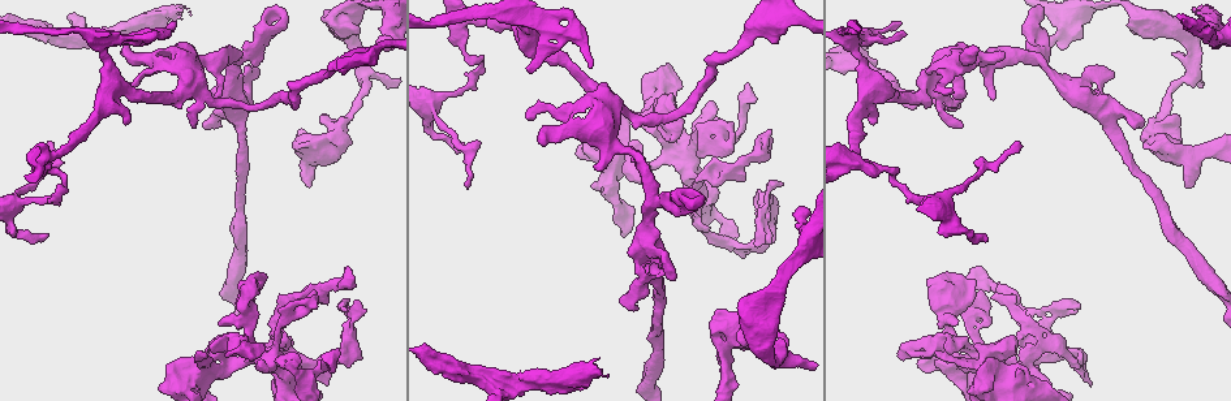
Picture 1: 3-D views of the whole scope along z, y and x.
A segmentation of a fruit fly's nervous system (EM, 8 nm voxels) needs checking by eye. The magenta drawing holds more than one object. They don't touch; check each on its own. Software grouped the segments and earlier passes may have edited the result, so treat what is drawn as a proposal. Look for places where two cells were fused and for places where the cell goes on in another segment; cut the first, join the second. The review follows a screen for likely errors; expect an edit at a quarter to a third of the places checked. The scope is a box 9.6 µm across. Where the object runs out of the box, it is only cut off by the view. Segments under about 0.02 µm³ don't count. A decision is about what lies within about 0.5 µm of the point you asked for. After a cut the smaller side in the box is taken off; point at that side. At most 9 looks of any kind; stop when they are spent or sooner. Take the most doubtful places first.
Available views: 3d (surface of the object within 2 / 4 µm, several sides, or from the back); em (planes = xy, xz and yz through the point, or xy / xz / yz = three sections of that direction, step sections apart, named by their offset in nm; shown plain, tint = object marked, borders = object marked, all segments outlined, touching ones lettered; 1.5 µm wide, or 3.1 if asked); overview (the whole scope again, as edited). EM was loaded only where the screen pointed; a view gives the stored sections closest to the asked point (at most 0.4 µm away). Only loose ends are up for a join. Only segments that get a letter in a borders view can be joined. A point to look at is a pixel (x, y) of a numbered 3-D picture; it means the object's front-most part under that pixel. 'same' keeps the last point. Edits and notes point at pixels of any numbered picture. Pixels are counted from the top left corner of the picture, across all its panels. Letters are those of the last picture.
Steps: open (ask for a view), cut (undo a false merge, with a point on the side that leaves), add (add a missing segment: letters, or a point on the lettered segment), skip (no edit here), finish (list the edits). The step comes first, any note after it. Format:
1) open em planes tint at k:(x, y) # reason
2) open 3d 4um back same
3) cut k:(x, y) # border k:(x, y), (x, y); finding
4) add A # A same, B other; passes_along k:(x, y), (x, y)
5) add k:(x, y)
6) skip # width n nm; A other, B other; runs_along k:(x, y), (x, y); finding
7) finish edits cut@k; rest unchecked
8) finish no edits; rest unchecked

open 3d 2um at 1:(1020, 148) # branch stops here

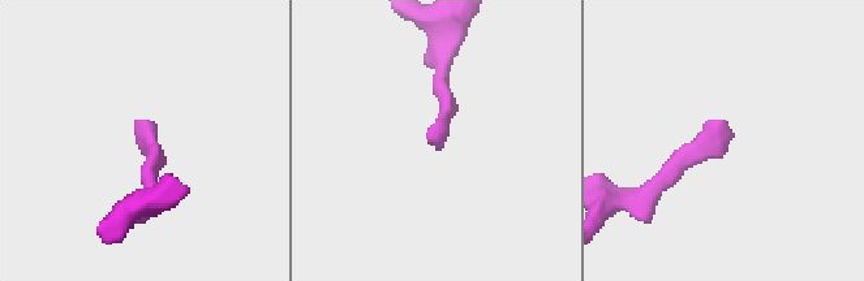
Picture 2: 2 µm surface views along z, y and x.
open em planes borders at 2:(434, 145)

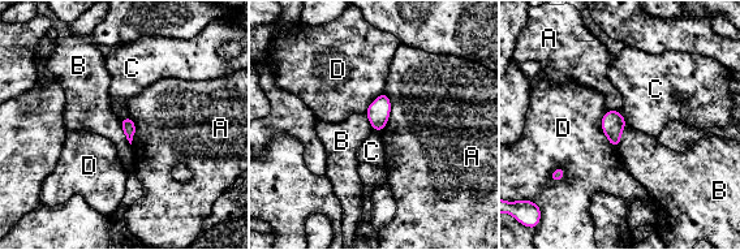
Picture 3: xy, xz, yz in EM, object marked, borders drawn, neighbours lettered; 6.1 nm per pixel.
skip # width 90 nm; A other, B other, C other, D other; border 3:(619, 111), (627, 124); none of them fits

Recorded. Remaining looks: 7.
open em yz step 8 borders at 1:(1136, 127) # free end

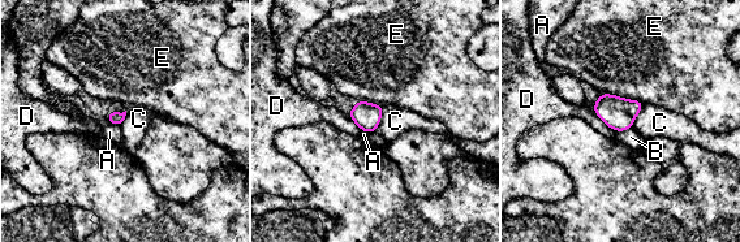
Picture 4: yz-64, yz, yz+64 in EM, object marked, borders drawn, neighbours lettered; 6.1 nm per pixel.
open em planes borders same # another direction

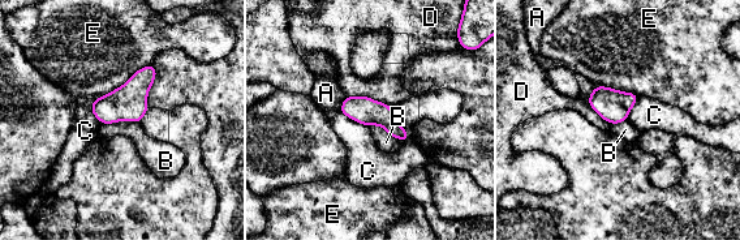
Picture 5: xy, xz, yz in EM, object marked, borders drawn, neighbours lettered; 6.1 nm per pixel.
skip # width 170 nm; longest_contact E 420 nm; A other, B other, C other, D other, E other; none of them fits

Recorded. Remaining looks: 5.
open em xz step 4 borders at 1:(980, 234) # free end

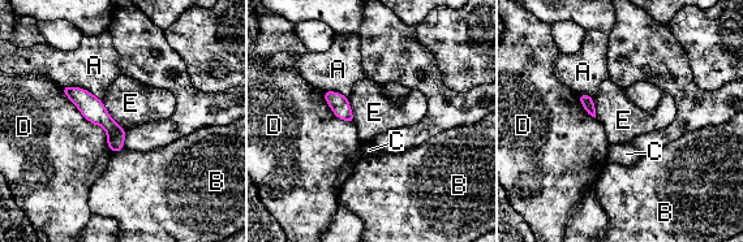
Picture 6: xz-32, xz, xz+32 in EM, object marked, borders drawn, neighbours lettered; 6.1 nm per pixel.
open em xy step 8 borders same

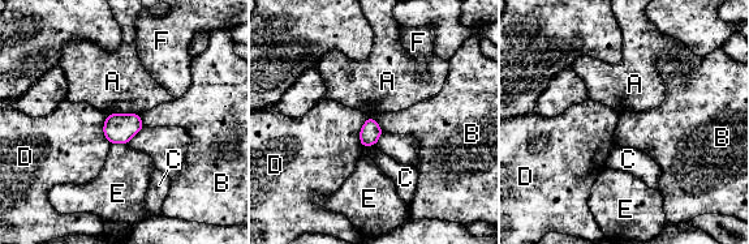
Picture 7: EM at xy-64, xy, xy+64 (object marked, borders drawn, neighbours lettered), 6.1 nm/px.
skip # width 130 nm; A other, B other, C other, D other, E other, F other; border 7:(140, 114), (107, 115); none of them fits

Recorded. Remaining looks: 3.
open 3d 2um at 1:(65, 185) # a narrow waist

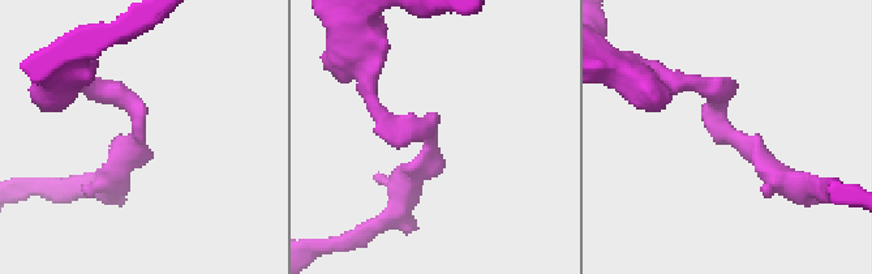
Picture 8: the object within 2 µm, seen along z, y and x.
open em planes borders at 8:(427, 147)

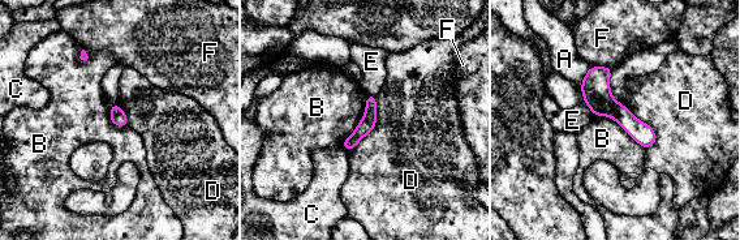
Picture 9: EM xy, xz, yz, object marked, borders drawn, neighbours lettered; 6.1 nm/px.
skip # A other, B other, C other, D other, E other, F other; border 9:(593, 114), (612, 118), (645, 149); one cell here

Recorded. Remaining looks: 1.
finish no edits; rest unchecked

